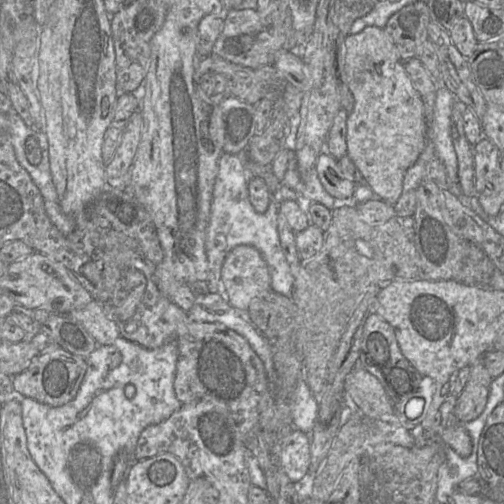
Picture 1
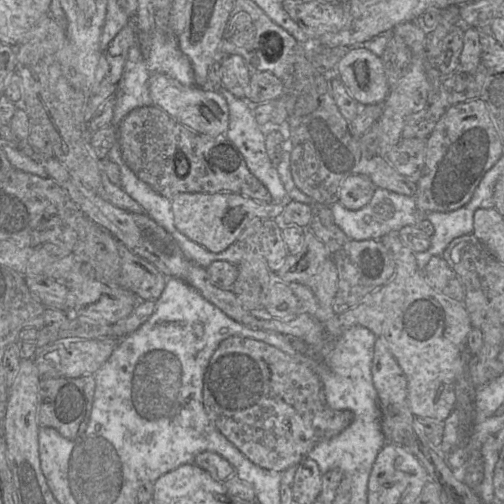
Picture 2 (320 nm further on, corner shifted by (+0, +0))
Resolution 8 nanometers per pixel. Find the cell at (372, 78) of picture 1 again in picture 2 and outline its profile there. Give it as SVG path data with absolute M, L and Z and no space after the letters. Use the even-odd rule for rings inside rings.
M365 45L349 48L339 60L334 74L338 76L350 95L361 105L383 104L388 96L390 86L382 57L375 55Z

